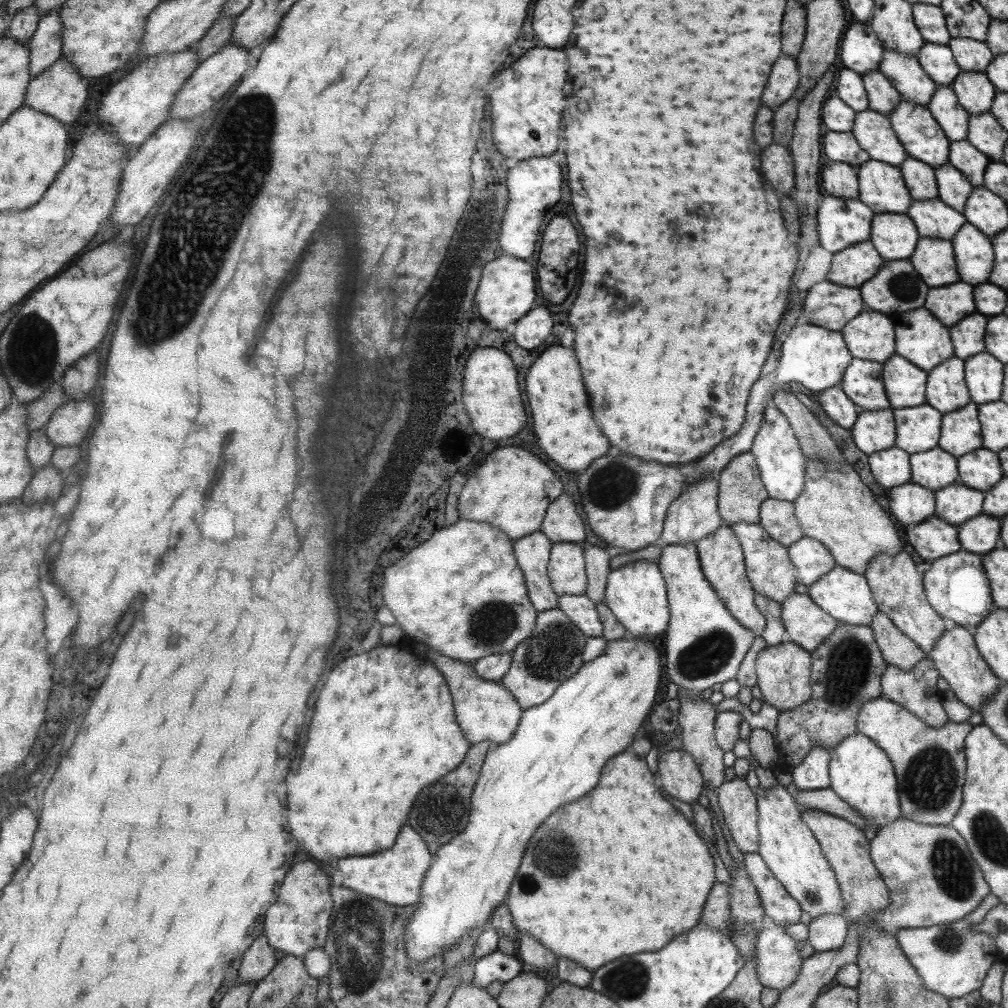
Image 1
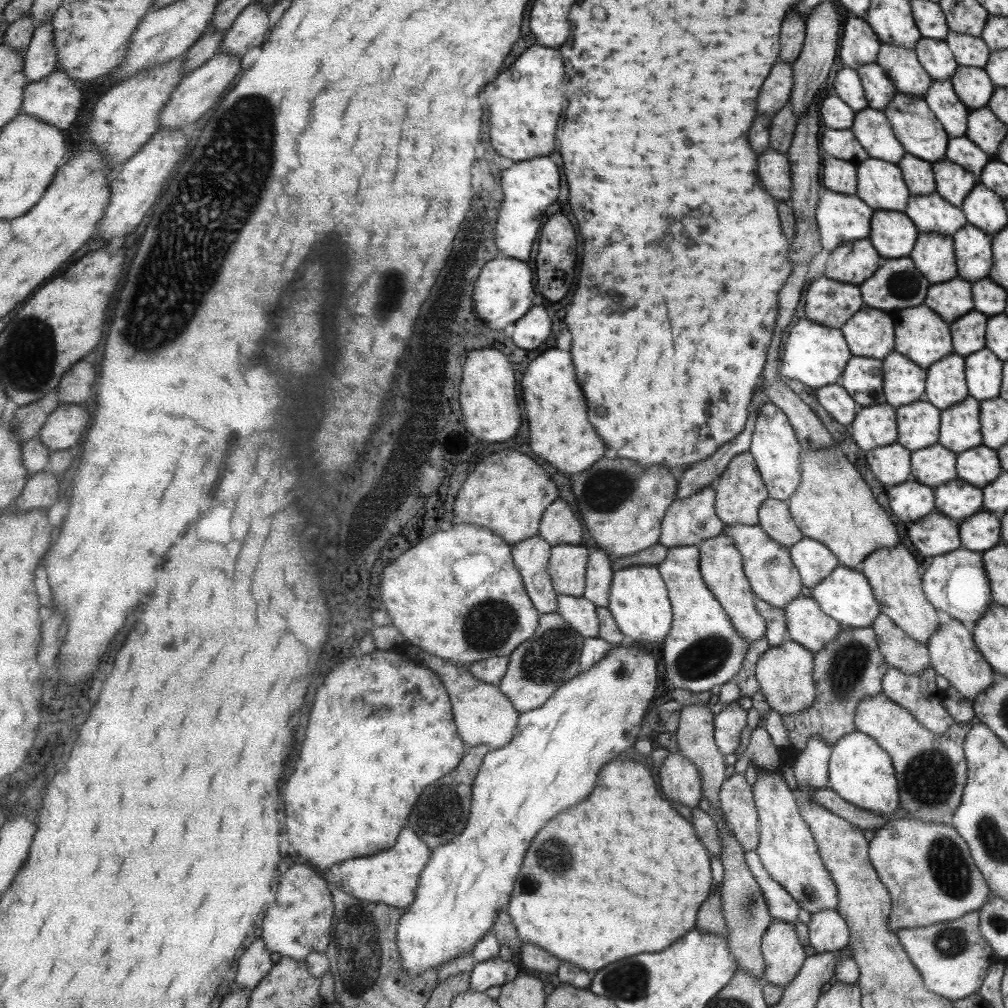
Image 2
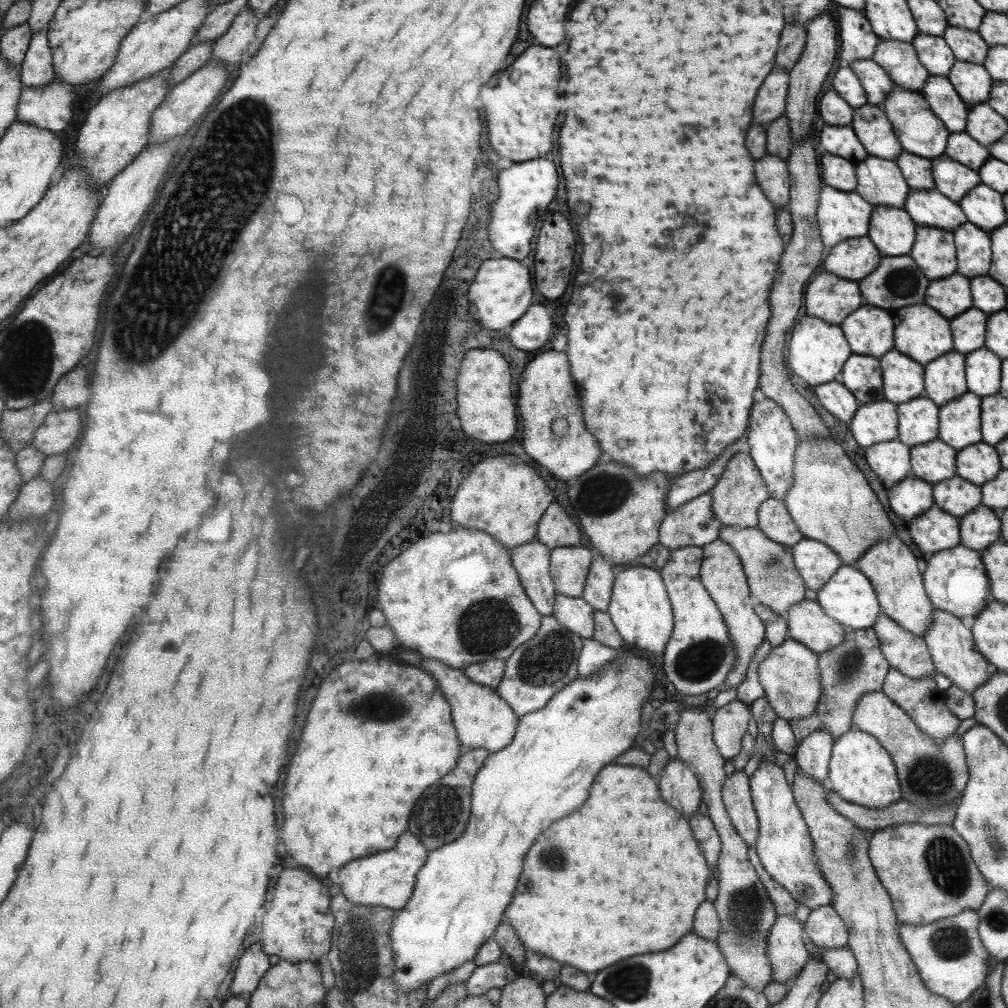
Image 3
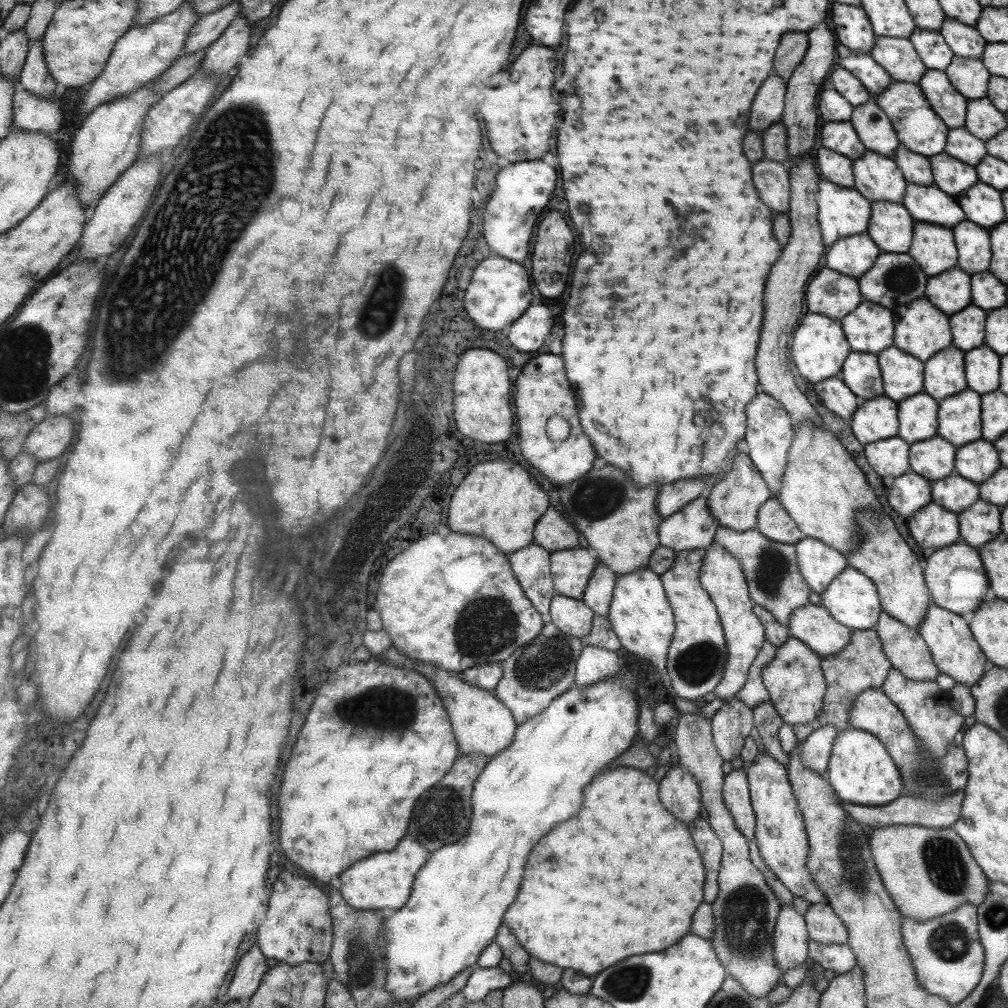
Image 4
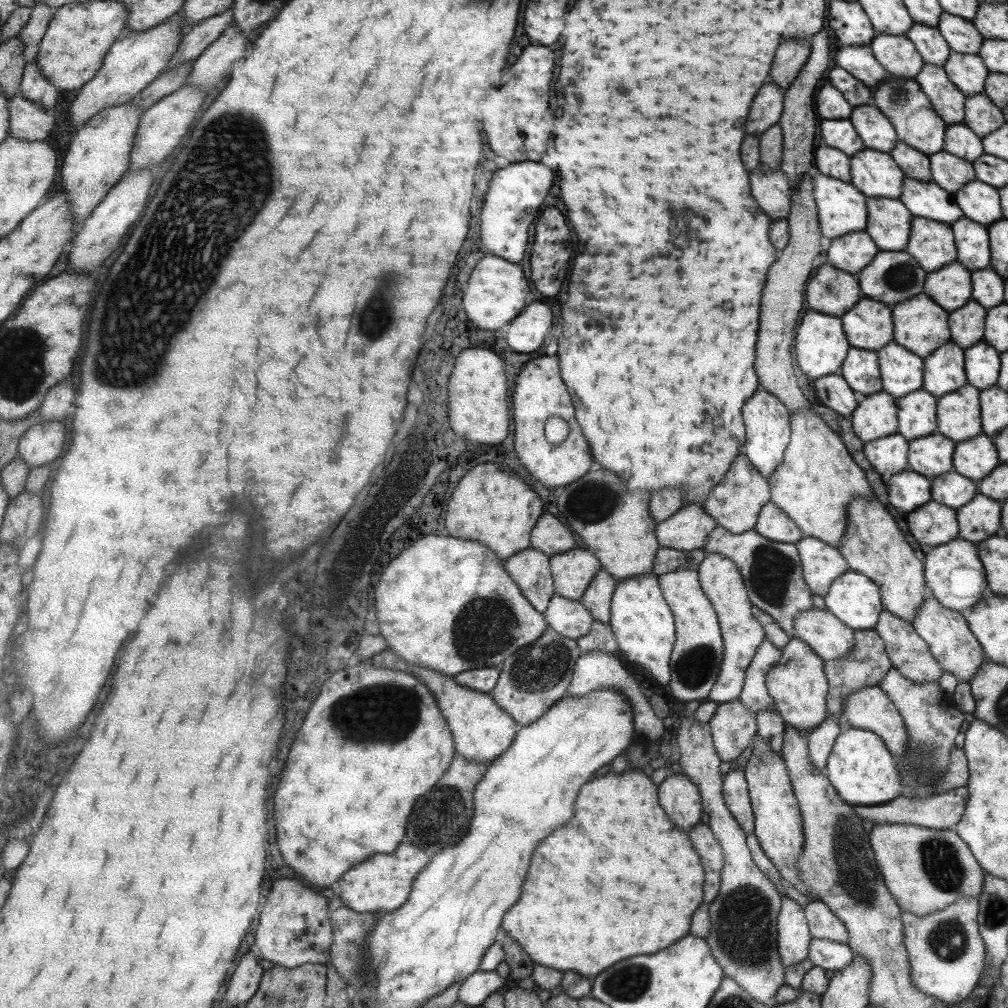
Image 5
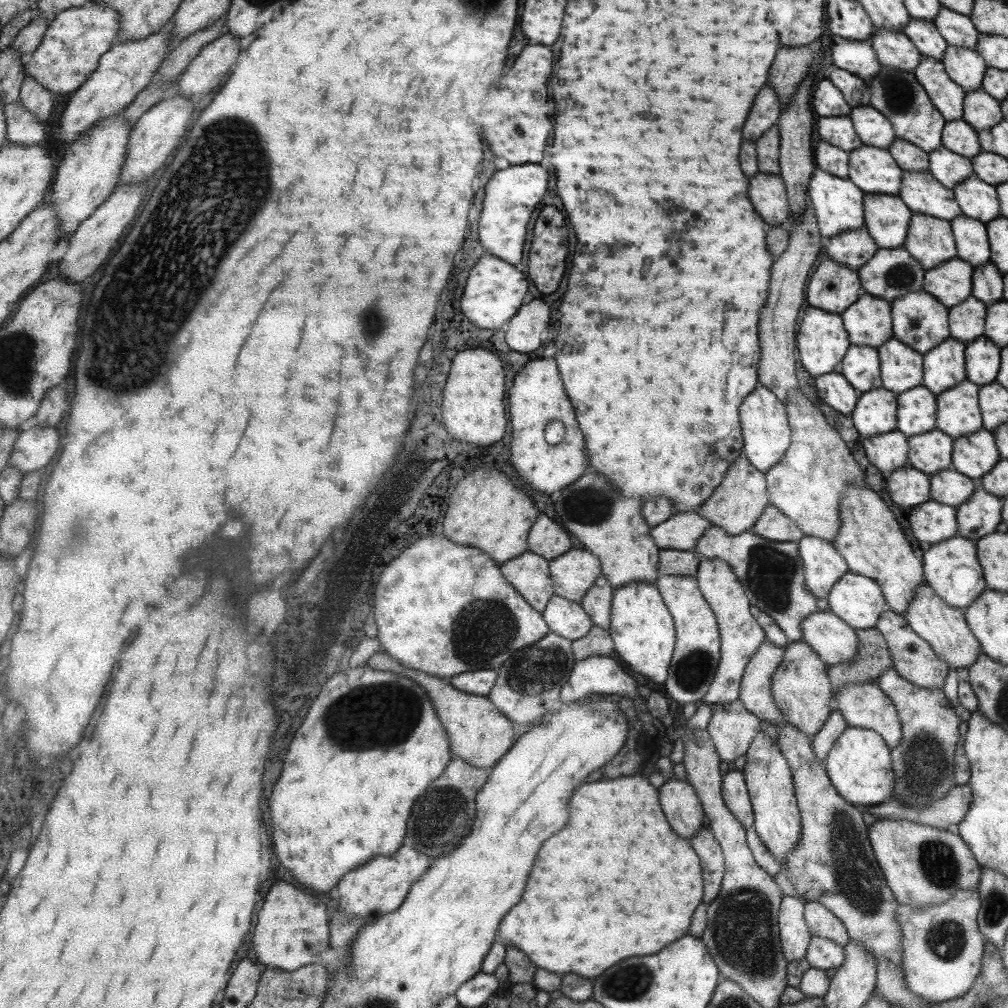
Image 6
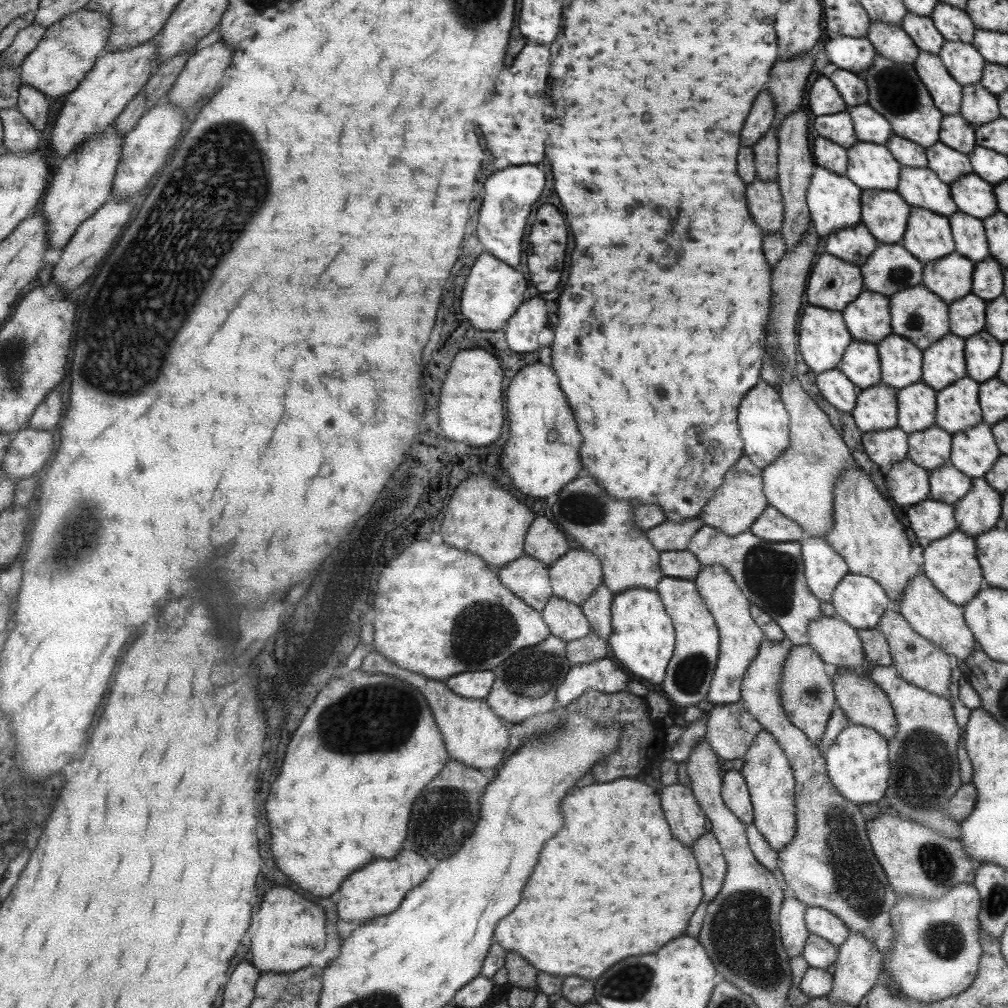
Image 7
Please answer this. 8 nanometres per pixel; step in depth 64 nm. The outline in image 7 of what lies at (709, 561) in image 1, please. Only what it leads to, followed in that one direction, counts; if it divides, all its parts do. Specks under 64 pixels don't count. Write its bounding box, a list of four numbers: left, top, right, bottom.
[696,565,766,705]

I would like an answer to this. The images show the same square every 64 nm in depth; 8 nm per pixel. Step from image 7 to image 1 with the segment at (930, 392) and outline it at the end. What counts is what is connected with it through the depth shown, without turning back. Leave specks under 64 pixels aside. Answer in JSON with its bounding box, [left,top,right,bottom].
[895,402,942,454]

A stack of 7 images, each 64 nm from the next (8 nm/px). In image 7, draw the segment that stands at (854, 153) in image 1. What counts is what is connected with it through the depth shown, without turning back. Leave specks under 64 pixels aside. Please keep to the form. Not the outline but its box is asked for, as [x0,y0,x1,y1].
[814,110,860,149]

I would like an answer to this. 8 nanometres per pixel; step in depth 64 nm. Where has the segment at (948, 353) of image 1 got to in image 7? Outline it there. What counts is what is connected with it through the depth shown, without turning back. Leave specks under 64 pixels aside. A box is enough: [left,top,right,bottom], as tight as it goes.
[890,284,951,349]

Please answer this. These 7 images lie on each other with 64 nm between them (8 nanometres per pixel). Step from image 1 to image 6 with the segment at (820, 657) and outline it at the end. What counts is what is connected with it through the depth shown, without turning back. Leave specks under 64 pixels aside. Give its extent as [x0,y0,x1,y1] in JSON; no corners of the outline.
[827,630,894,693]

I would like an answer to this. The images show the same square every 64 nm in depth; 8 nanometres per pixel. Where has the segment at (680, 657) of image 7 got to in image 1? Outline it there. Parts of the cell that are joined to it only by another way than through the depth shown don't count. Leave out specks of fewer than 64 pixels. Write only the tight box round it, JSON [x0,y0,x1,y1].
[658,543,754,692]

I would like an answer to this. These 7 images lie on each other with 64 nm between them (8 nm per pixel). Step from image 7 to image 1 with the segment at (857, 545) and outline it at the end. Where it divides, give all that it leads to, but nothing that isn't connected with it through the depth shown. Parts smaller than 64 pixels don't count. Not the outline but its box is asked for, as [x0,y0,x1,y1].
[863,551,947,656]

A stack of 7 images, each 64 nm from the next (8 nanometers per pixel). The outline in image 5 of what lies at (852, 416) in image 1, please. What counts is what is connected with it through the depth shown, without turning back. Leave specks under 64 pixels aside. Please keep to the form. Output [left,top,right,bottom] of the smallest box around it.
[814,373,859,419]

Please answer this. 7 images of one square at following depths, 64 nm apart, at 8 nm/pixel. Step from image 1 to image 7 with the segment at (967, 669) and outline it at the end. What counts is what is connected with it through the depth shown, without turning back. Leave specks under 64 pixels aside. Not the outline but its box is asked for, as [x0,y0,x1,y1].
[894,573,978,662]

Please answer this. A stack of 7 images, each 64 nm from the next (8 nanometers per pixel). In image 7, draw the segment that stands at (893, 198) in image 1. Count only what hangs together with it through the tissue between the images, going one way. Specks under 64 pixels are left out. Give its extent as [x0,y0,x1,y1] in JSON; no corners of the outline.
[847,141,902,191]

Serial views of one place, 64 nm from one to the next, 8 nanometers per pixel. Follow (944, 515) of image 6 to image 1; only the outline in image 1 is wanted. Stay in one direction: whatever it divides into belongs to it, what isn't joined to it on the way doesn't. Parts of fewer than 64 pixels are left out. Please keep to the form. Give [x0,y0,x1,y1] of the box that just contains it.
[906,517,960,561]

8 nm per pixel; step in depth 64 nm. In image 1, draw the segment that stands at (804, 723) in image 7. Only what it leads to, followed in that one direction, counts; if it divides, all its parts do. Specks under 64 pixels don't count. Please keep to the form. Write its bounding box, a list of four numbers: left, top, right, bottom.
[758,640,812,711]

